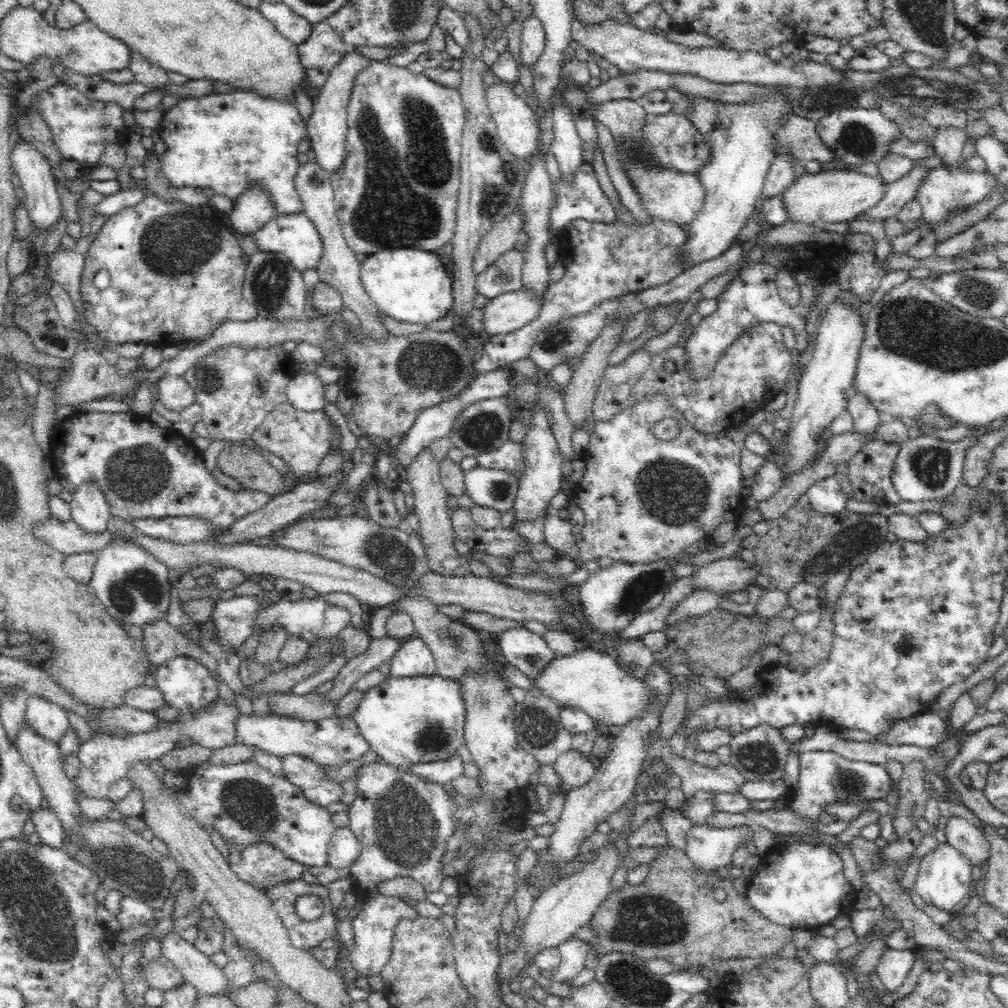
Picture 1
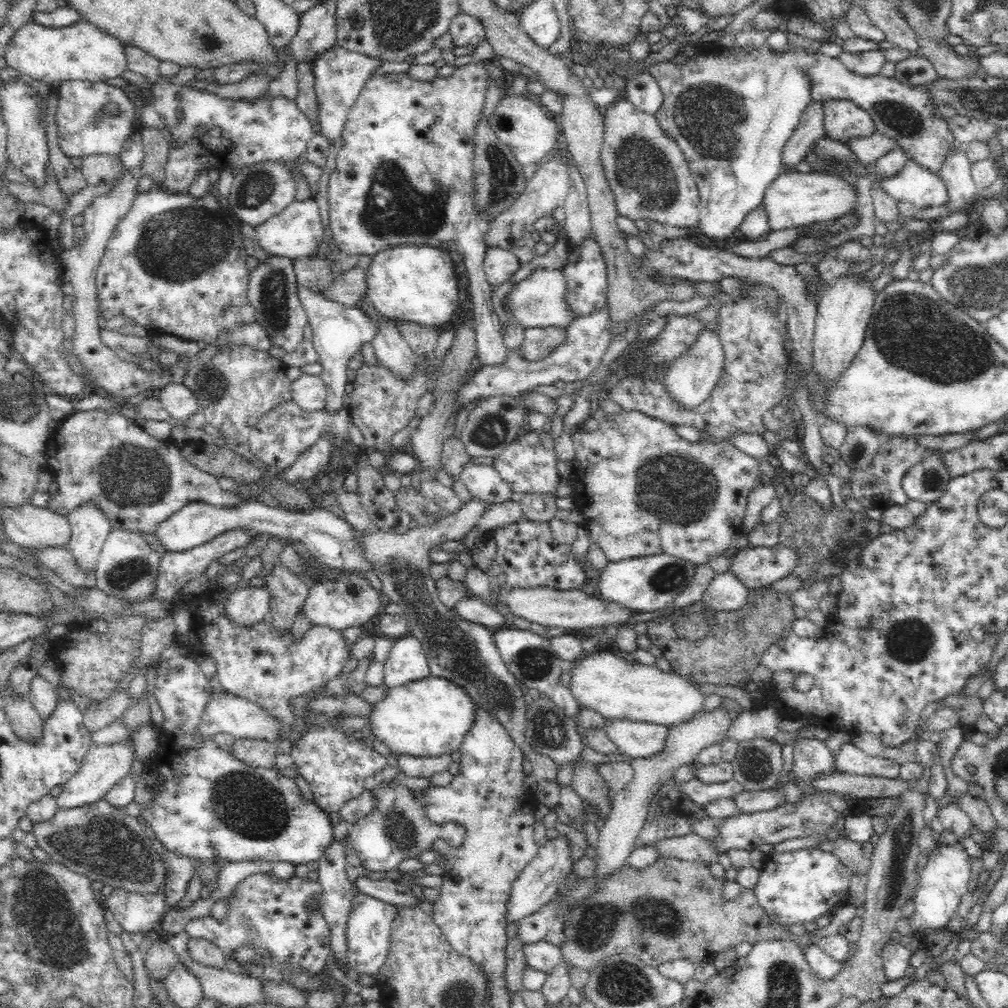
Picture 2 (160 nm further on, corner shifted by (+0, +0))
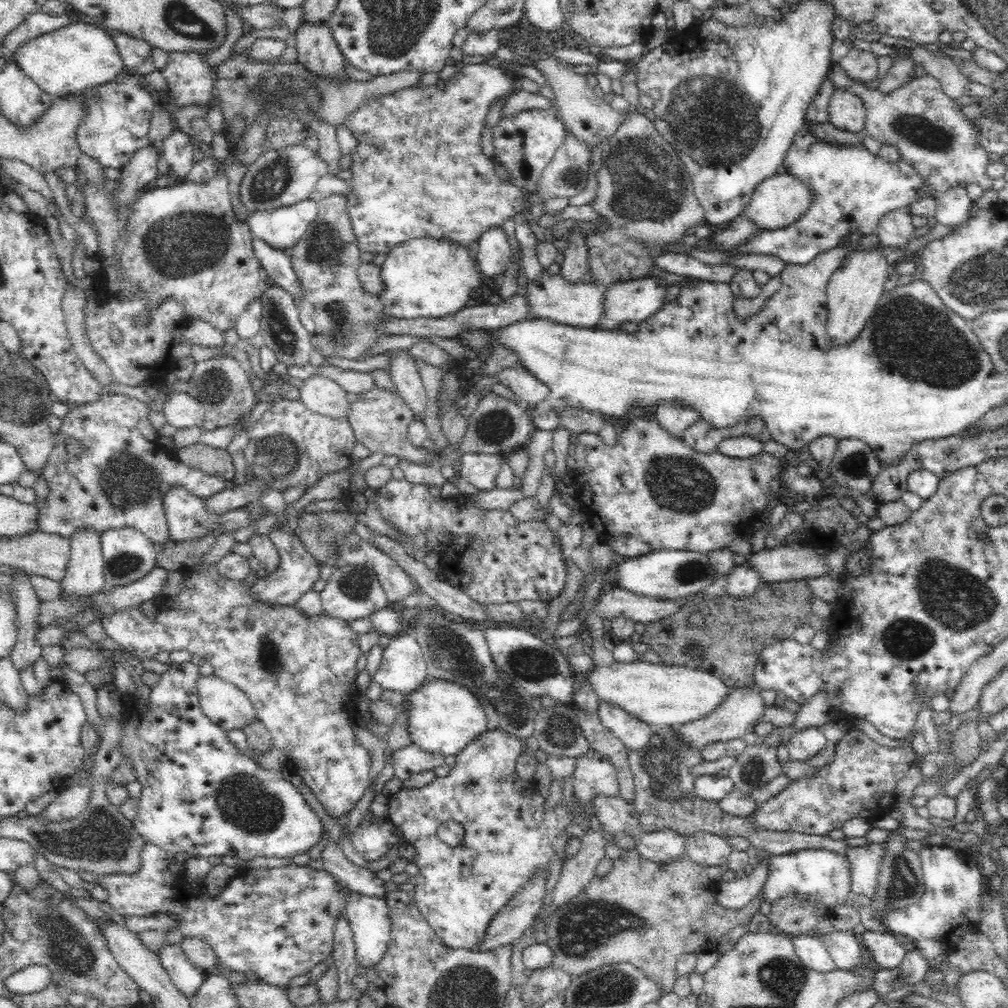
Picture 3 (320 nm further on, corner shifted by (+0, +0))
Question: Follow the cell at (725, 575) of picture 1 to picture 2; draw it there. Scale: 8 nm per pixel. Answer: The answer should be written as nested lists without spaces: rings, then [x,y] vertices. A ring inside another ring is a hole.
[[[781,544],[773,547],[750,545],[744,549],[740,548],[733,556],[729,571],[737,574],[737,577],[741,578],[742,584],[751,590],[768,587],[773,582],[792,575],[793,568],[800,563],[800,553],[789,546],[782,546]]]

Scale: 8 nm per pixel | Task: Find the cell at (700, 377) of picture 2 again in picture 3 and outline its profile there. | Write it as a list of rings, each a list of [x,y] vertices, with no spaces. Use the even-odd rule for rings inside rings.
[[[660,405],[654,412],[654,421],[671,436],[684,440],[686,430],[698,420],[698,413],[694,409],[682,405]]]

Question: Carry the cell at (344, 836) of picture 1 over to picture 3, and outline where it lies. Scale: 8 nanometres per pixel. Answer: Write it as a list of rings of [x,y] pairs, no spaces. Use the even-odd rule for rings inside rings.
[[[346,914],[338,918],[334,929],[333,953],[330,958],[337,966],[339,988],[334,1001],[345,1001],[352,999],[358,993],[352,985],[356,976],[358,961],[356,958],[355,942],[353,932],[350,930],[350,923]]]

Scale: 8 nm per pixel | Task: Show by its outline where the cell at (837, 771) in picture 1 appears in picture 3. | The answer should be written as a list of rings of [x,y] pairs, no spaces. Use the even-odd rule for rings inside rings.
[[[808,726],[808,728],[794,730],[787,739],[789,758],[800,761],[820,752],[826,743],[826,737],[818,726]]]

